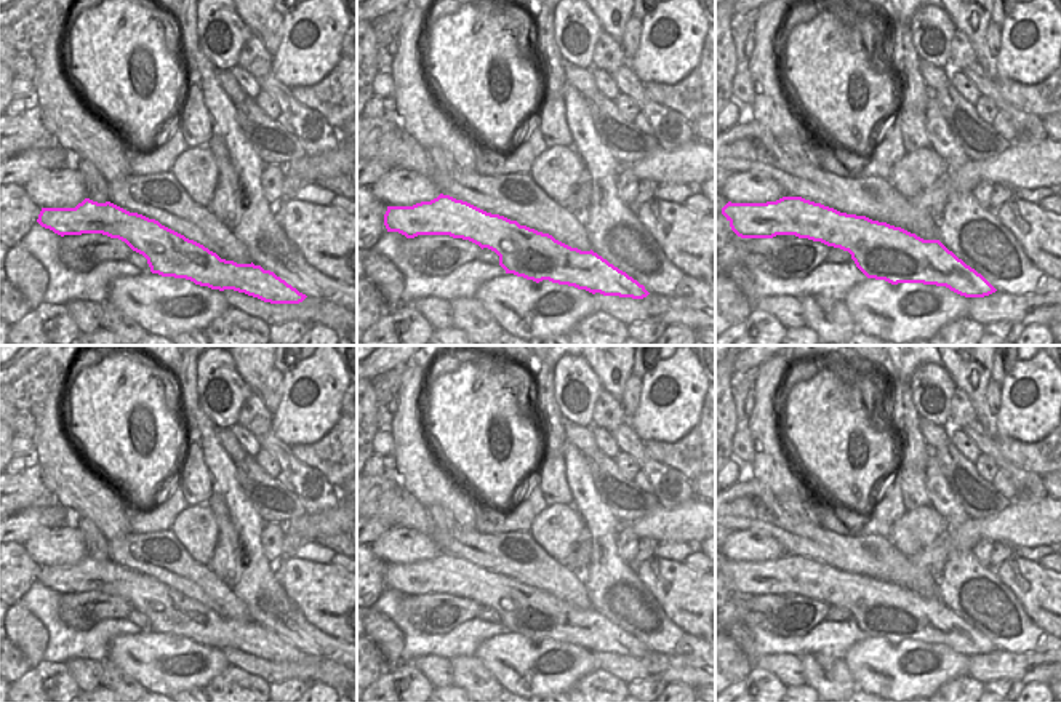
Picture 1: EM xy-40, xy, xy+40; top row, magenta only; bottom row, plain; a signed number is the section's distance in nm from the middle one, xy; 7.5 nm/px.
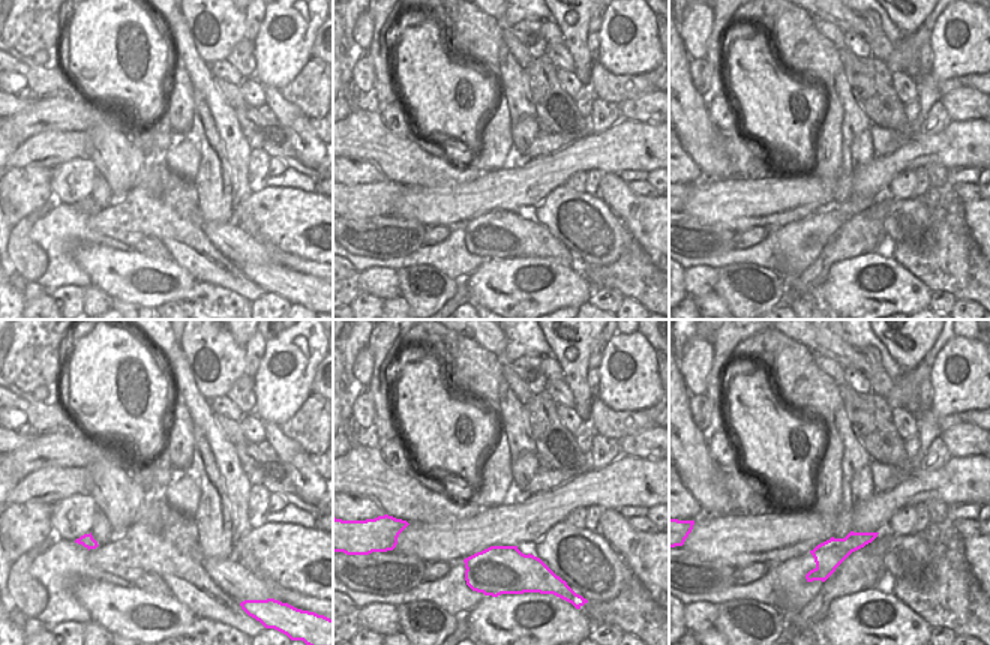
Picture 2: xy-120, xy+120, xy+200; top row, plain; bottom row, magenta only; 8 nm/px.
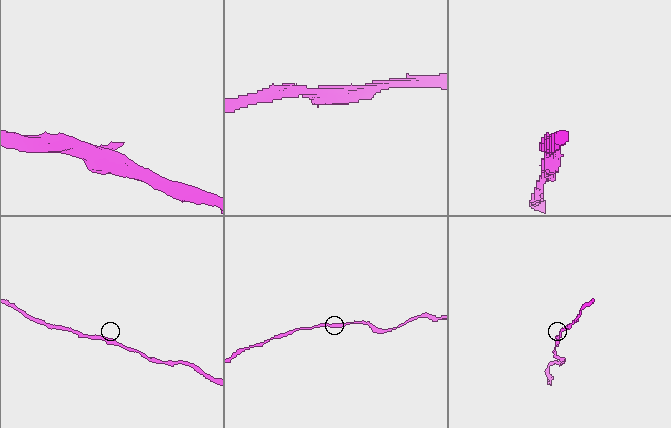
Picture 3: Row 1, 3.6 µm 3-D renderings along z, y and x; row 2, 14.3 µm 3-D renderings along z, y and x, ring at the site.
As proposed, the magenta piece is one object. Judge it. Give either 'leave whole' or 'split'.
leave whole

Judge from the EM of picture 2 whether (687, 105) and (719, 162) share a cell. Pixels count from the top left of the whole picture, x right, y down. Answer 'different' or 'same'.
same

